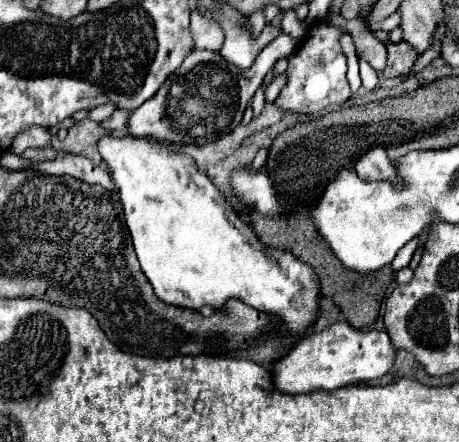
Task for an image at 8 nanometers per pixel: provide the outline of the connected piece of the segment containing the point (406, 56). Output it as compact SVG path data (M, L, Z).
M406 41L390 43L386 49L388 49L388 65L384 69L384 77L406 75L418 57L418 53Z

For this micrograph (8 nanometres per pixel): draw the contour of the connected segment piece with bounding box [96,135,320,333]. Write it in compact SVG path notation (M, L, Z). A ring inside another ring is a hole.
M104 135L98 139L96 147L122 201L124 221L138 263L160 299L188 309L200 309L202 305L222 309L228 299L236 297L258 311L280 315L282 325L286 325L290 333L300 333L312 325L318 313L320 293L312 267L296 261L292 253L264 247L256 233L236 217L232 207L226 205L226 199L214 187L214 183L202 171L198 171L192 157L170 151L168 145L152 137Z

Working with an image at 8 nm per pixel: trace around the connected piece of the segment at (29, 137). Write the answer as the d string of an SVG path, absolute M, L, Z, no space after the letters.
M30 127L28 131L24 131L24 135L16 137L16 143L12 143L12 151L20 155L28 147L50 147L50 141L52 141L52 135L48 133L48 129Z

